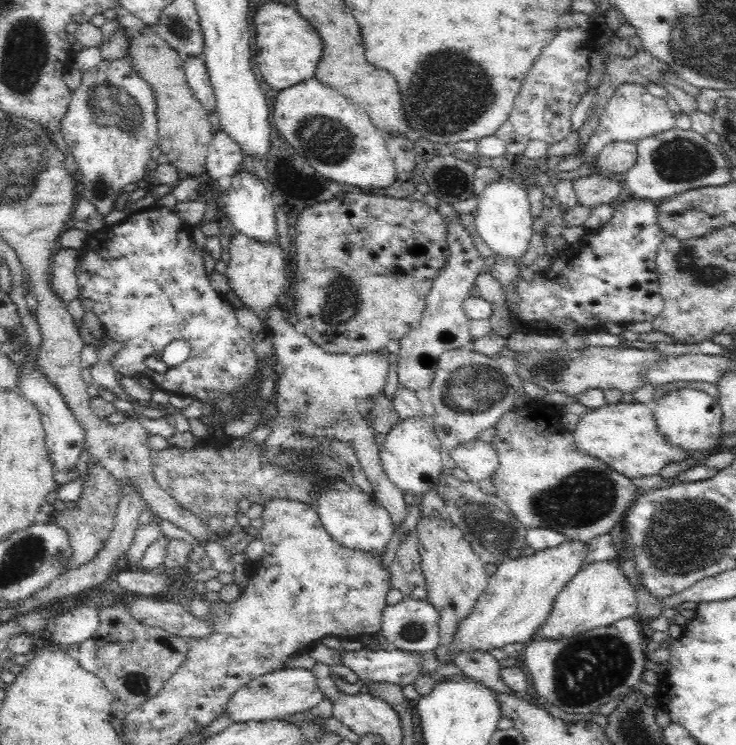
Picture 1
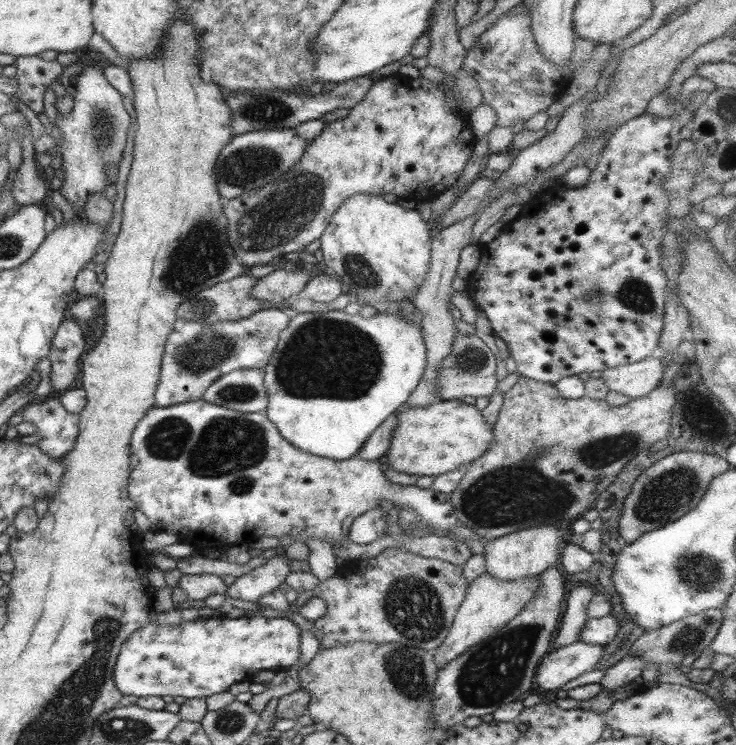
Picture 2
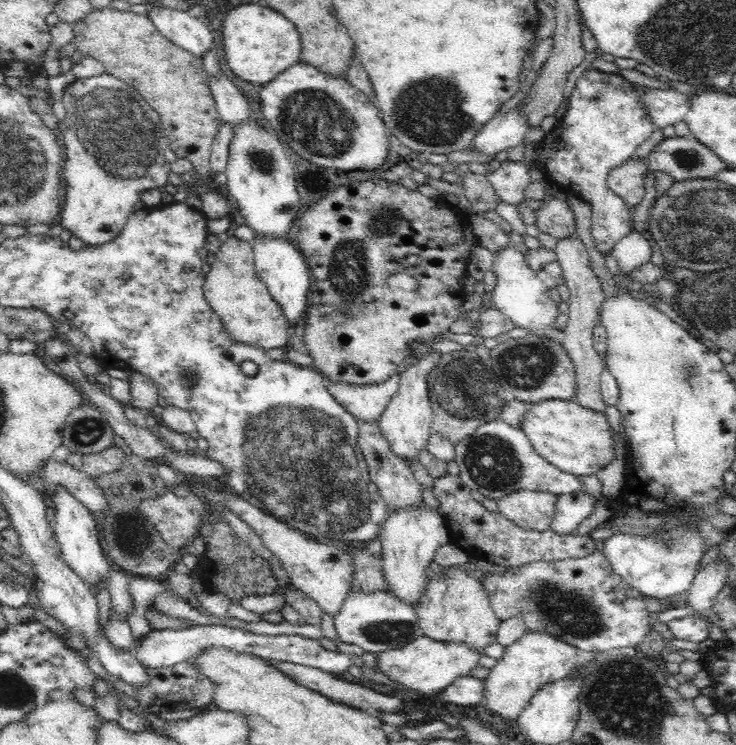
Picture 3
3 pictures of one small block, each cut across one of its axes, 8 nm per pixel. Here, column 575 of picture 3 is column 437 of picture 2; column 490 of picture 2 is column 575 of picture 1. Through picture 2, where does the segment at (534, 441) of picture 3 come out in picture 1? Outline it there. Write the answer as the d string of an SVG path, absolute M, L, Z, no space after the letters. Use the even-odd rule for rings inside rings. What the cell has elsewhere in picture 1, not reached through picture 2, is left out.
M606 403L582 415L571 436L578 452L602 461L629 479L654 476L668 464L684 462L693 457L692 453L674 446L658 433L651 404Z

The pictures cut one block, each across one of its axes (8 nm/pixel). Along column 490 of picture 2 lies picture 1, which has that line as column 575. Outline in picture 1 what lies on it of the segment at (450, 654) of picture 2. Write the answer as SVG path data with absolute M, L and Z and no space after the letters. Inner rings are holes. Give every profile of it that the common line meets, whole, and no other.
M617 557L584 565L558 594L550 615L537 631L537 638L560 640L560 638L584 636L590 630L634 617L638 605L637 593L622 572L620 560L621 557Z

